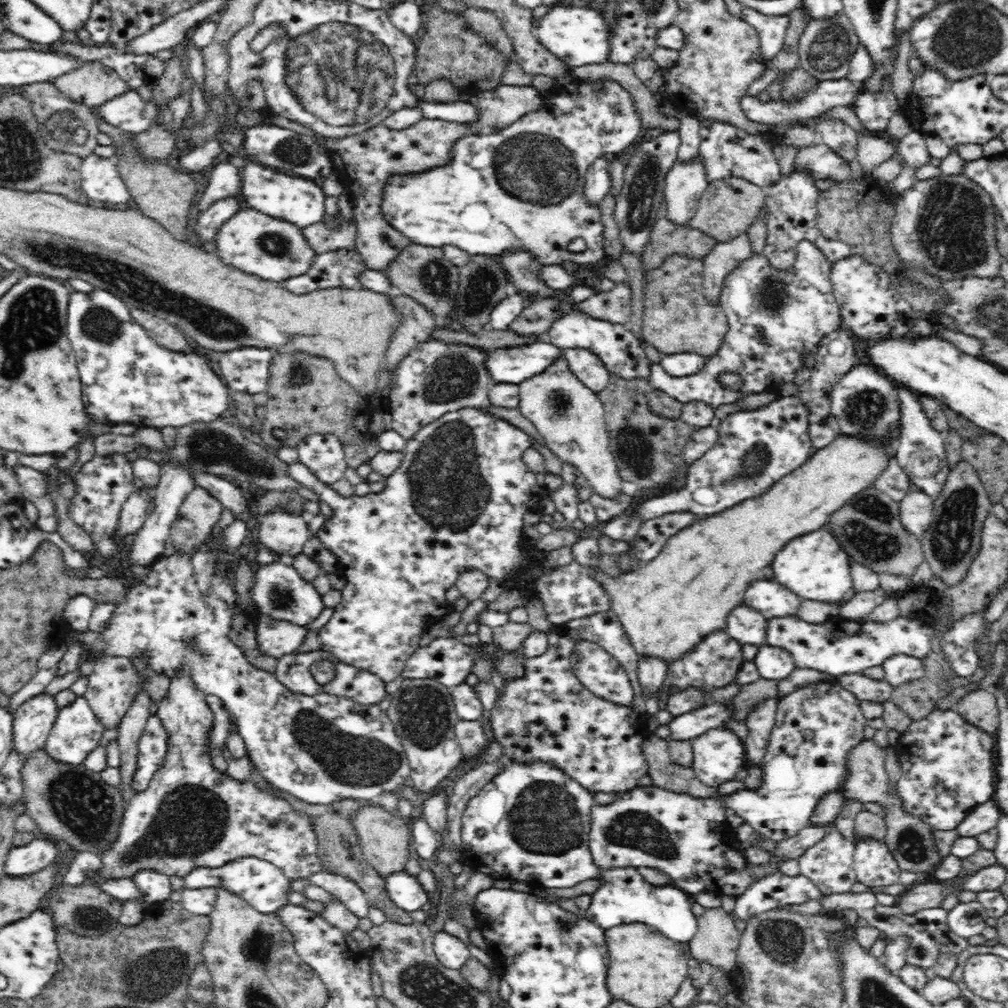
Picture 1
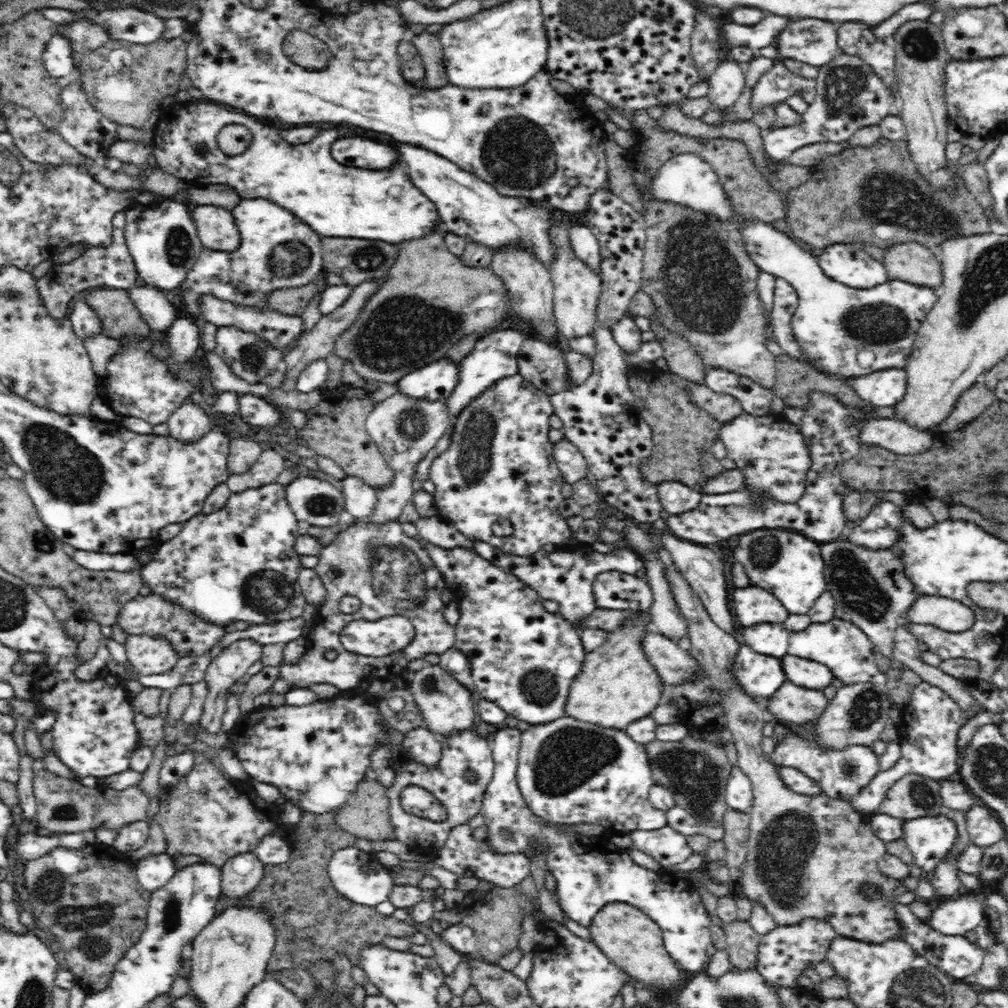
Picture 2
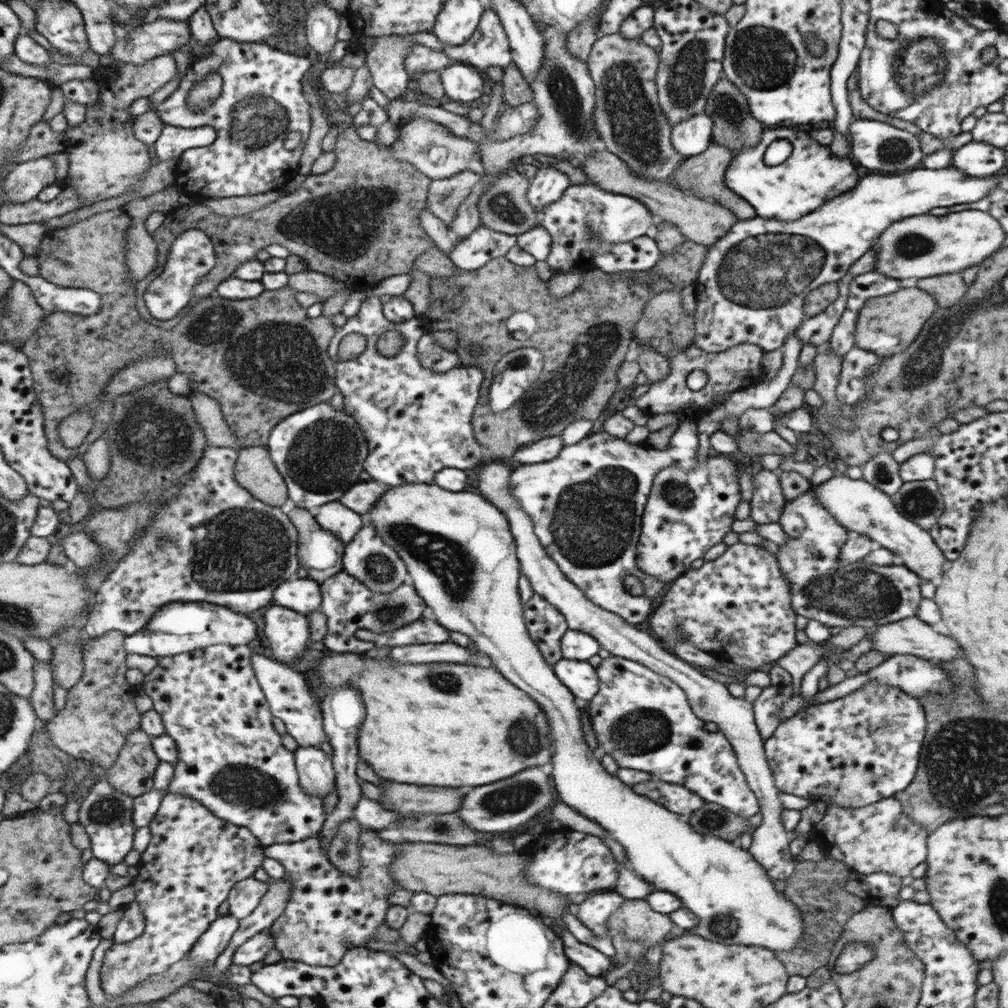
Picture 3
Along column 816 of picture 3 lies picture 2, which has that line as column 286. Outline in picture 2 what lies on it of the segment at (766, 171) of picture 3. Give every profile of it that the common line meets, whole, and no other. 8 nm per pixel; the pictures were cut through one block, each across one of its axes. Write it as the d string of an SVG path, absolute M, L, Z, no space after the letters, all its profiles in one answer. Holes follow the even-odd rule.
M169 103L162 107L154 135L151 141L153 154L157 164L164 171L182 180L188 186L208 186L210 184L228 184L236 188L242 198L266 198L276 202L278 206L290 210L300 220L304 220L312 230L322 234L321 237L338 236L340 239L366 238L366 240L384 240L390 244L398 244L400 240L418 240L420 236L428 236L432 228L436 228L436 218L440 216L434 204L410 182L404 168L396 162L390 170L364 170L350 168L338 164L330 154L330 144L338 138L338 128L332 125L320 125L320 132L308 144L288 144L282 140L279 126L257 121L255 117L236 114L235 110L224 110L218 104ZM226 124L243 124L254 134L252 144L240 156L226 156L216 142L216 134ZM196 144L206 144L204 156L196 151Z

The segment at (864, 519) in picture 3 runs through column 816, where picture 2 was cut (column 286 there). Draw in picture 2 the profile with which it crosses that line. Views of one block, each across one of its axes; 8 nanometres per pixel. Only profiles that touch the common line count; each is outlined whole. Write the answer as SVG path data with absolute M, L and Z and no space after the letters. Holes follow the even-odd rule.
M297 477L285 486L285 495L298 522L328 528L346 517L344 495L326 480Z

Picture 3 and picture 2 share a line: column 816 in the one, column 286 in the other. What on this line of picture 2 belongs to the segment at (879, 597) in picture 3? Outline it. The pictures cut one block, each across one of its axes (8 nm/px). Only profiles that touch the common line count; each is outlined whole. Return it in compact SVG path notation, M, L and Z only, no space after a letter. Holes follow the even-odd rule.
M265 484L260 488L232 493L217 512L208 515L200 512L183 523L178 535L161 543L154 559L140 568L141 577L154 595L181 604L186 611L218 627L237 620L254 625L292 620L301 616L307 603L297 582L301 564L301 556L295 551L298 538L298 519L288 506L285 486Z

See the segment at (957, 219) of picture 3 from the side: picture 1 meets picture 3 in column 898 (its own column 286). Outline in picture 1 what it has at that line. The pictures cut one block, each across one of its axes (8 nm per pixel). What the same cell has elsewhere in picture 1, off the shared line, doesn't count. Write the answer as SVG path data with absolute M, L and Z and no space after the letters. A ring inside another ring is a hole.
M252 209L240 210L220 227L215 237L221 262L260 279L281 282L309 271L318 254L304 237L302 228L262 215Z

